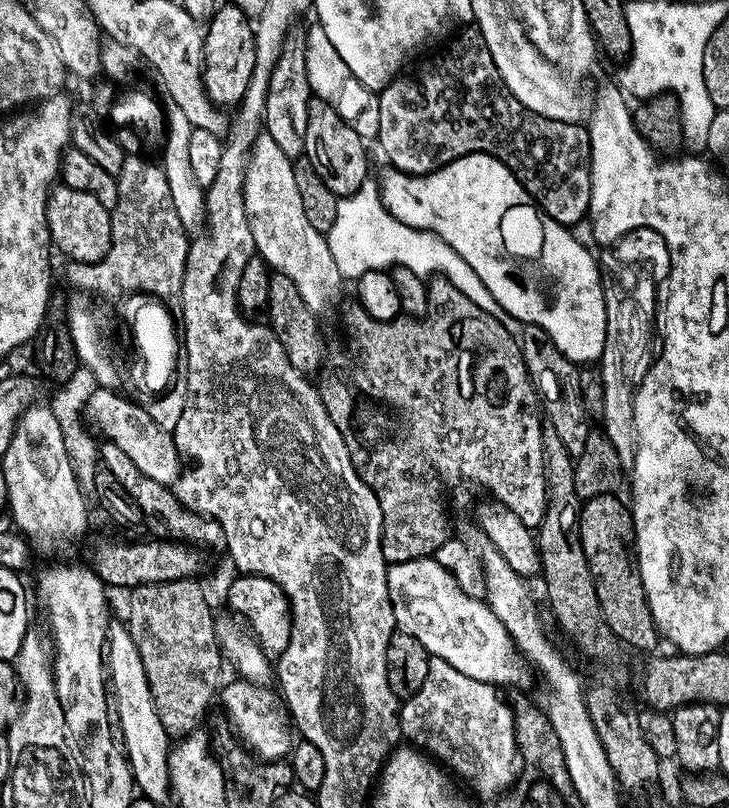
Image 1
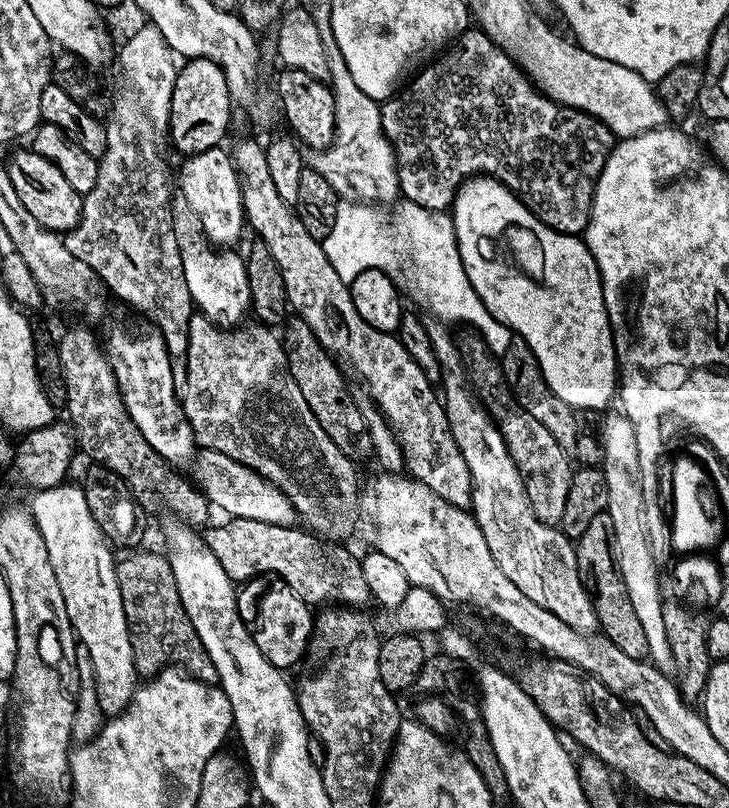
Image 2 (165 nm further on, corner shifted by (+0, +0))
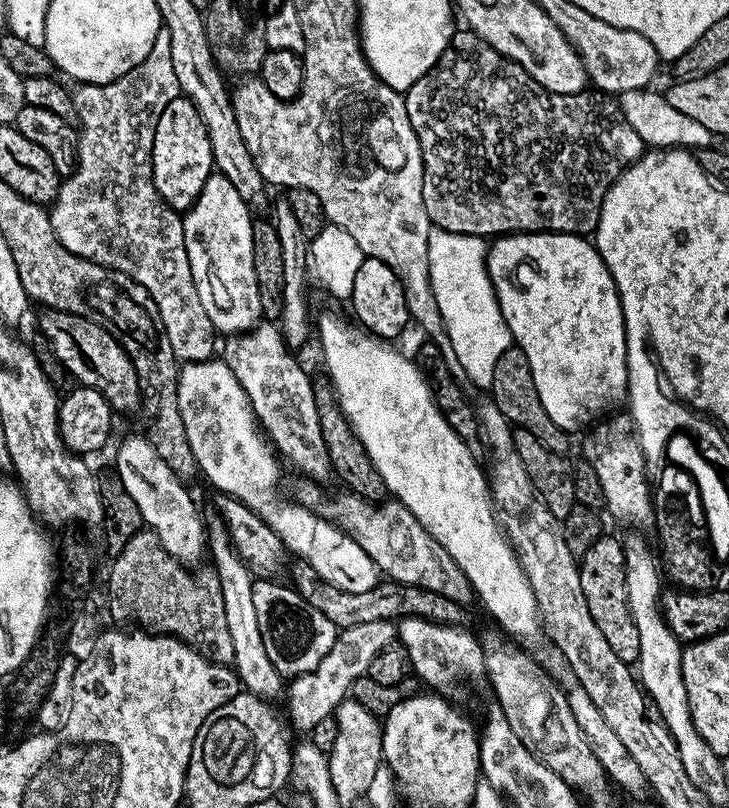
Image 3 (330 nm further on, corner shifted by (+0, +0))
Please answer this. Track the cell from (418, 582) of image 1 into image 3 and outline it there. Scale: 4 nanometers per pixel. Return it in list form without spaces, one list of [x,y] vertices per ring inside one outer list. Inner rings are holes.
[[[223,359],[184,364],[179,369],[177,394],[186,440],[193,451],[201,477],[205,476],[220,494],[240,501],[260,516],[266,526],[278,534],[289,553],[293,557],[301,556],[304,559],[301,561],[313,568],[317,576],[330,587],[347,592],[350,596],[366,594],[371,588],[377,587],[377,566],[370,554],[366,554],[366,550],[354,542],[354,538],[346,535],[331,519],[323,515],[316,516],[320,514],[302,504],[284,504],[276,489],[280,484],[277,457],[262,435],[248,395]]]

